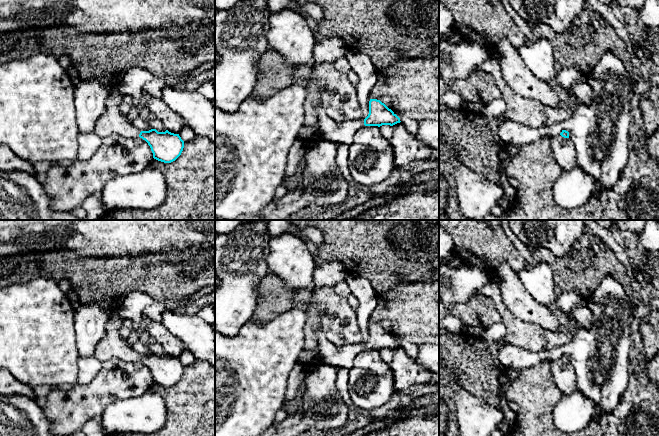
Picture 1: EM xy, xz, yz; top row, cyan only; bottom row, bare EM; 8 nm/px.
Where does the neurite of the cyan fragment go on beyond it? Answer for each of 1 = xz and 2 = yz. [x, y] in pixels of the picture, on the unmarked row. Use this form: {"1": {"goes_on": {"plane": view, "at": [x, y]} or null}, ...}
{"1": {"goes_on": {"plane": "xz", "at": [332, 355]}}, "2": {"goes_on": null}}

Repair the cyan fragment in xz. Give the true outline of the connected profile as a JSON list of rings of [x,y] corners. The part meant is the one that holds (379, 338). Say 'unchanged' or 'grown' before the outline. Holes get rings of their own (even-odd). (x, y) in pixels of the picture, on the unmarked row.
grown; [[[370,323],[369,338],[365,343],[338,347],[326,339],[322,330],[317,332],[317,337],[322,362],[334,368],[341,367],[348,370],[353,367],[356,355],[363,349],[393,350],[401,346],[400,342],[391,333],[377,323]]]

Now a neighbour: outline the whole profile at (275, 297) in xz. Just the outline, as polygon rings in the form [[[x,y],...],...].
[[[269,273],[256,287],[259,299],[251,321],[265,323],[277,315],[298,307],[299,290],[289,288],[275,274]]]

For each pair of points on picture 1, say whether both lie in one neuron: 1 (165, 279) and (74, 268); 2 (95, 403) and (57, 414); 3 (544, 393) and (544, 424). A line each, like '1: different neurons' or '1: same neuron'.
1: same neuron
2: same neuron
3: same neuron

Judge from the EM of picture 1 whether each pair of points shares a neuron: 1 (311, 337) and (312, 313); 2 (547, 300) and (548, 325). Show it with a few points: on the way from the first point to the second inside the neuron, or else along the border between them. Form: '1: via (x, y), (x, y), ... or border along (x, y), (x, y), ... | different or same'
1: via (311, 331), (312, 319) | same
2: border along (528, 292), (539, 303), (550, 308) | different

